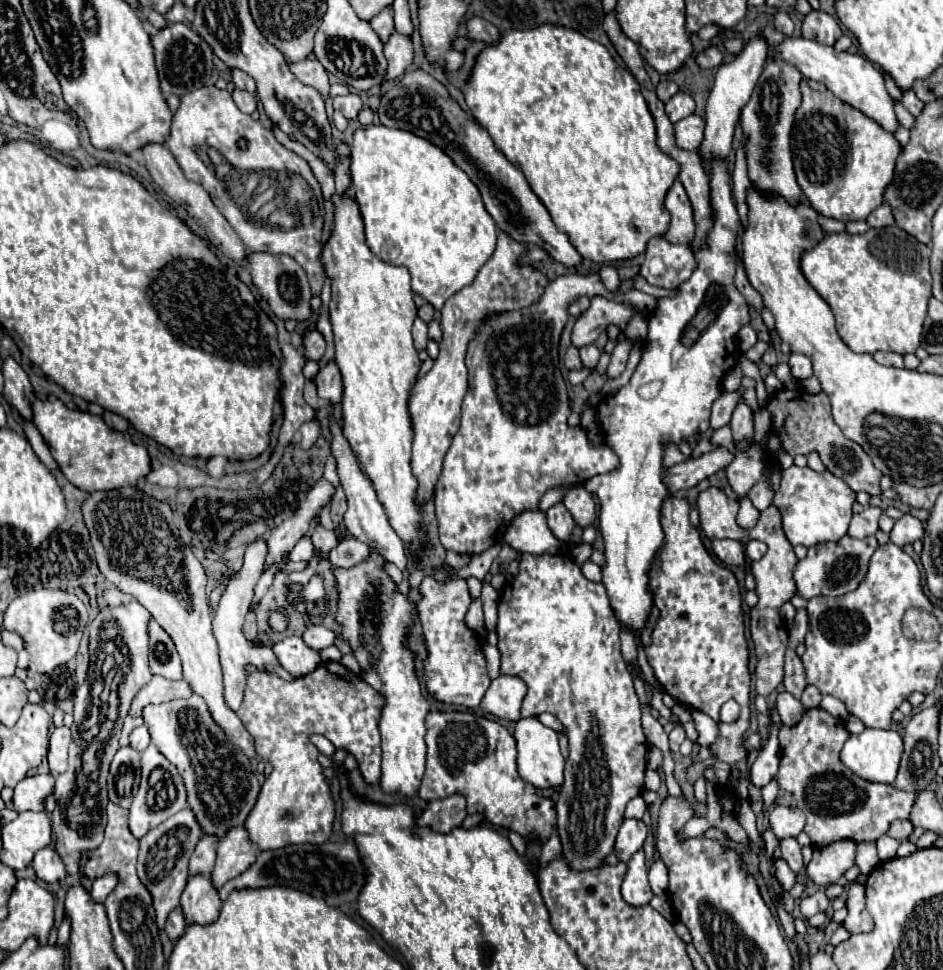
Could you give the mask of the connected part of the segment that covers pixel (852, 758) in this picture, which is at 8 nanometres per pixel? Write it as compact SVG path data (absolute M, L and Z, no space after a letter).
M864 729L860 735L850 735L844 743L840 759L846 767L850 767L858 777L876 783L894 783L898 765L902 757L902 737L898 731L892 729Z

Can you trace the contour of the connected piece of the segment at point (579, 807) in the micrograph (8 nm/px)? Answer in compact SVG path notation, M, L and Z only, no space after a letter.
M524 553L516 579L504 587L500 597L496 633L502 655L500 673L520 677L528 687L522 701L522 717L534 717L548 711L554 713L568 731L570 755L566 759L562 791L556 801L562 857L570 869L598 869L614 851L626 803L642 793L648 749L640 725L640 703L620 653L618 621L610 607L606 589L602 583L588 581L568 555Z

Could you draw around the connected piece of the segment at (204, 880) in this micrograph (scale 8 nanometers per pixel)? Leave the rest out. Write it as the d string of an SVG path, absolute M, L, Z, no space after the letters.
M192 875L180 897L186 923L212 923L220 913L220 895L212 885L210 875Z

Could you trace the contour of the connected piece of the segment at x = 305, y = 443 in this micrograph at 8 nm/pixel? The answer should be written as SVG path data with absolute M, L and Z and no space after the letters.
M310 419L300 427L300 433L302 433L302 443L300 443L302 449L310 449L322 433L322 425L318 419Z

